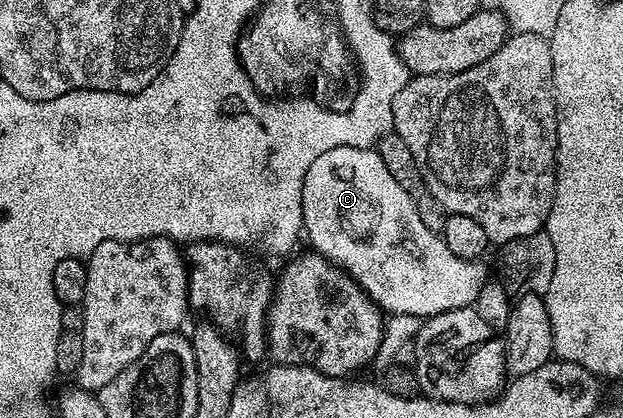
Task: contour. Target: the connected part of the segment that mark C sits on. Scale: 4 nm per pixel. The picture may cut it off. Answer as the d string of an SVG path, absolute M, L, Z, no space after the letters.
M346 147L325 150L325 154L321 154L321 158L317 158L317 162L313 162L313 166L309 166L309 170L303 179L303 232L305 233L305 240L307 236L308 242L311 243L308 245L314 251L318 252L320 256L327 257L332 264L338 266L344 273L349 274L351 279L387 314L397 316L413 314L420 318L430 318L454 308L466 308L474 305L481 286L489 276L489 273L479 265L478 259L462 260L457 258L453 254L453 250L449 250L449 246L445 246L442 235L429 230L429 226L425 226L425 222L421 222L413 198L409 198L409 194L405 194L405 190L401 190L397 178L393 178L393 174L389 174L389 169L385 167L385 162L380 158L378 151L371 148Z

